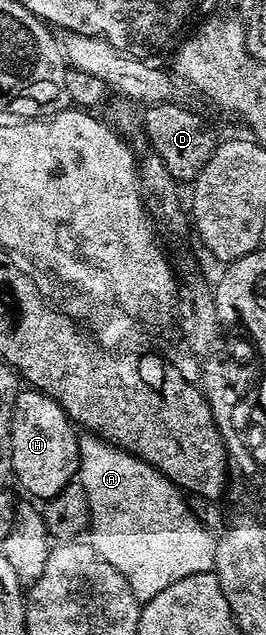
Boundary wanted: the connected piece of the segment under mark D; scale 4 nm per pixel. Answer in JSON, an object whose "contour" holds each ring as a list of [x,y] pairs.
{"contour":[[[167,101],[145,106],[144,119],[142,118],[144,136],[148,138],[148,144],[152,146],[154,153],[162,157],[162,165],[170,169],[177,181],[195,181],[198,173],[202,173],[206,161],[210,161],[210,157],[216,152],[218,139],[212,136],[212,131],[204,124],[202,116],[179,107],[177,103]]]}

